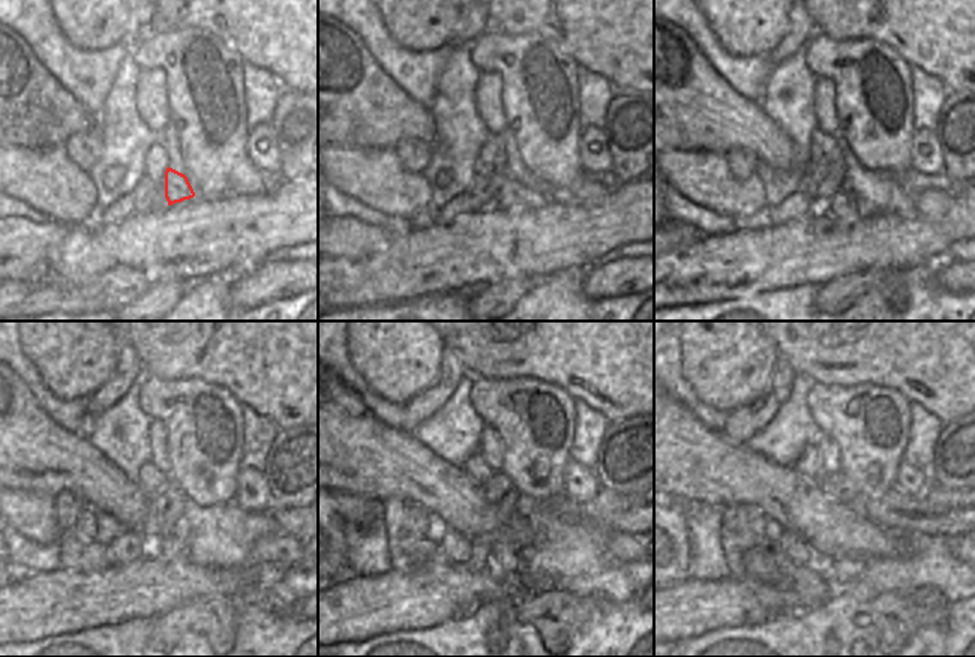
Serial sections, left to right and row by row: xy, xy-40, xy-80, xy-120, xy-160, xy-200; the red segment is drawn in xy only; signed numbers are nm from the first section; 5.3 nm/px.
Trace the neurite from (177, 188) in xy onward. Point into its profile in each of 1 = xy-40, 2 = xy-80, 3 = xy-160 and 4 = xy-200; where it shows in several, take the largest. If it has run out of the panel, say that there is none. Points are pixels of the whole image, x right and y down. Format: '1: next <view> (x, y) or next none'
1: next xy-40 (512, 194)
2: next xy-80 (843, 204)
3: next xy-160 (506, 555)
4: next xy-200 (843, 572)

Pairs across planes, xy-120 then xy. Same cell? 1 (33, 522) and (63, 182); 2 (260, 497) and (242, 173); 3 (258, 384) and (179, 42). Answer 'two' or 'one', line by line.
1: one
2: two
3: two

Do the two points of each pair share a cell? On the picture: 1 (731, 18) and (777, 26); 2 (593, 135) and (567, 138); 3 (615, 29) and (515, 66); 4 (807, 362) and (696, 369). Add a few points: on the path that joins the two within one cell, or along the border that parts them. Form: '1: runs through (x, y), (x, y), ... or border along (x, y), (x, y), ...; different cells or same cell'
1: runs through (743, 18), (765, 26); same cell
2: border along (581, 131), (579, 164), (587, 171); different cells
3: border along (528, 33), (537, 33), (552, 41), (579, 65); different cells
4: border along (767, 336), (779, 356); different cells

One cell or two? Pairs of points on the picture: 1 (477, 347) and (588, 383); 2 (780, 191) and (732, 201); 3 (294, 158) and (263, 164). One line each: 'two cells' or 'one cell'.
1: one cell
2: two cells
3: two cells

